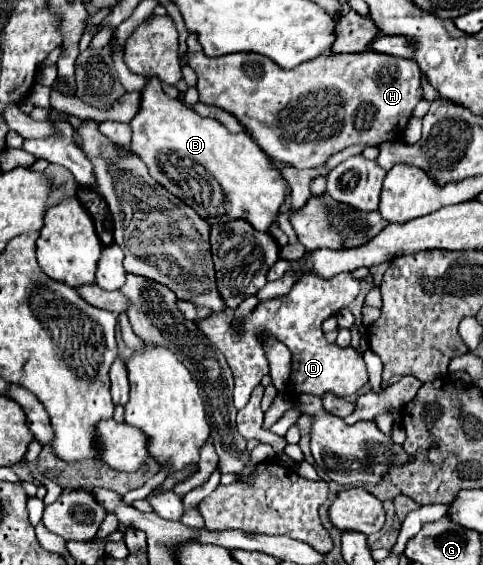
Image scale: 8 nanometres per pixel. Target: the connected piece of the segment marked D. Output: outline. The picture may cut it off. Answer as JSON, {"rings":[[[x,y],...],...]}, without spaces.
{"rings":[[[339,273],[333,279],[321,279],[317,275],[303,275],[293,289],[279,299],[269,299],[259,303],[245,319],[241,329],[233,329],[233,317],[227,311],[211,313],[205,319],[199,319],[199,329],[207,335],[207,339],[221,349],[225,355],[233,377],[235,377],[235,407],[243,409],[251,397],[251,391],[261,383],[263,375],[269,373],[269,363],[265,359],[263,341],[265,337],[273,337],[285,343],[293,357],[291,381],[293,381],[293,395],[311,393],[323,397],[325,393],[335,393],[339,397],[349,397],[357,393],[367,381],[367,369],[363,359],[355,353],[352,346],[337,347],[329,343],[321,331],[321,323],[335,315],[339,309],[347,307],[359,293],[359,279],[353,273]]]}

